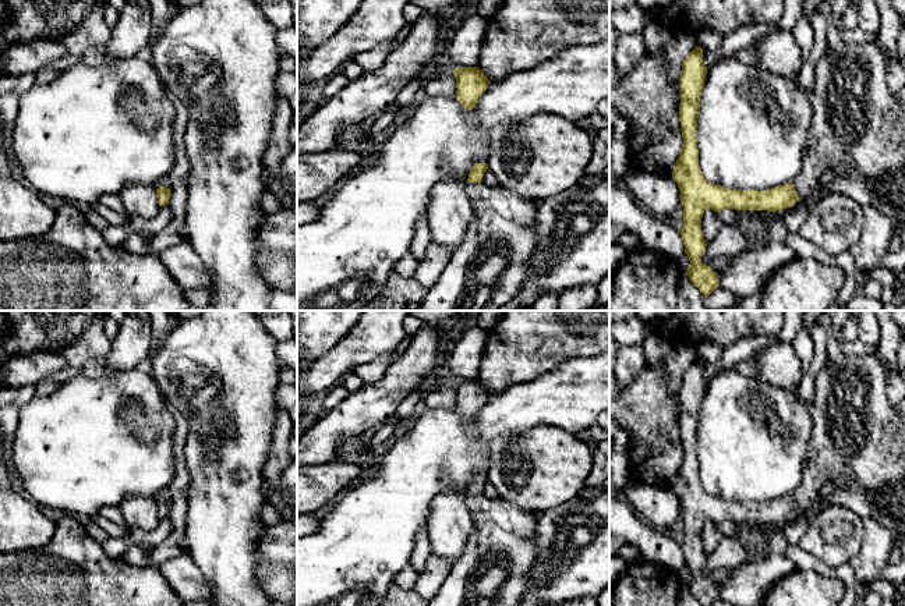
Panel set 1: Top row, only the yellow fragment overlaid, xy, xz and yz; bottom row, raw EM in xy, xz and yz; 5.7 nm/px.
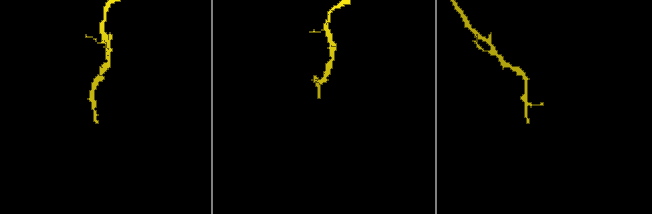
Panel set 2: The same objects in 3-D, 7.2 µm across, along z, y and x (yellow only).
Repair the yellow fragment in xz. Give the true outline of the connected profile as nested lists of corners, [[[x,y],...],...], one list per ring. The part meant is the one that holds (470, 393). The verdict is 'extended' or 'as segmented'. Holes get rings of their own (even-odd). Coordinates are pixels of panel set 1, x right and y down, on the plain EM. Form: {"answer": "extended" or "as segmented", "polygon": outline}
{"answer": "as segmented", "polygon": [[[478,379],[455,380],[456,411],[466,422],[473,422],[478,410],[487,403],[489,391]]]}

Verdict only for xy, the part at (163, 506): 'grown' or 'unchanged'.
grown

